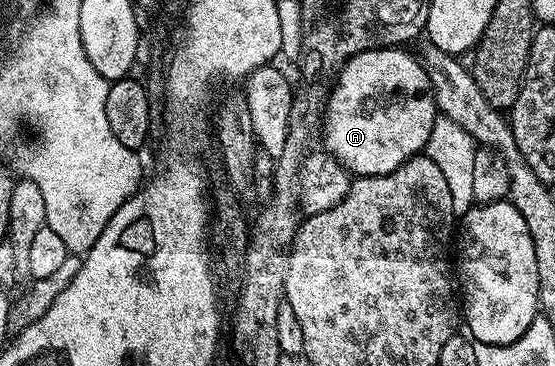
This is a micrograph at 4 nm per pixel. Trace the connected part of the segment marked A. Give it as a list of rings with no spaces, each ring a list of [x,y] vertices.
[[[403,46],[376,47],[346,60],[322,107],[322,147],[353,176],[385,175],[425,150],[437,117],[436,98],[423,62]]]

